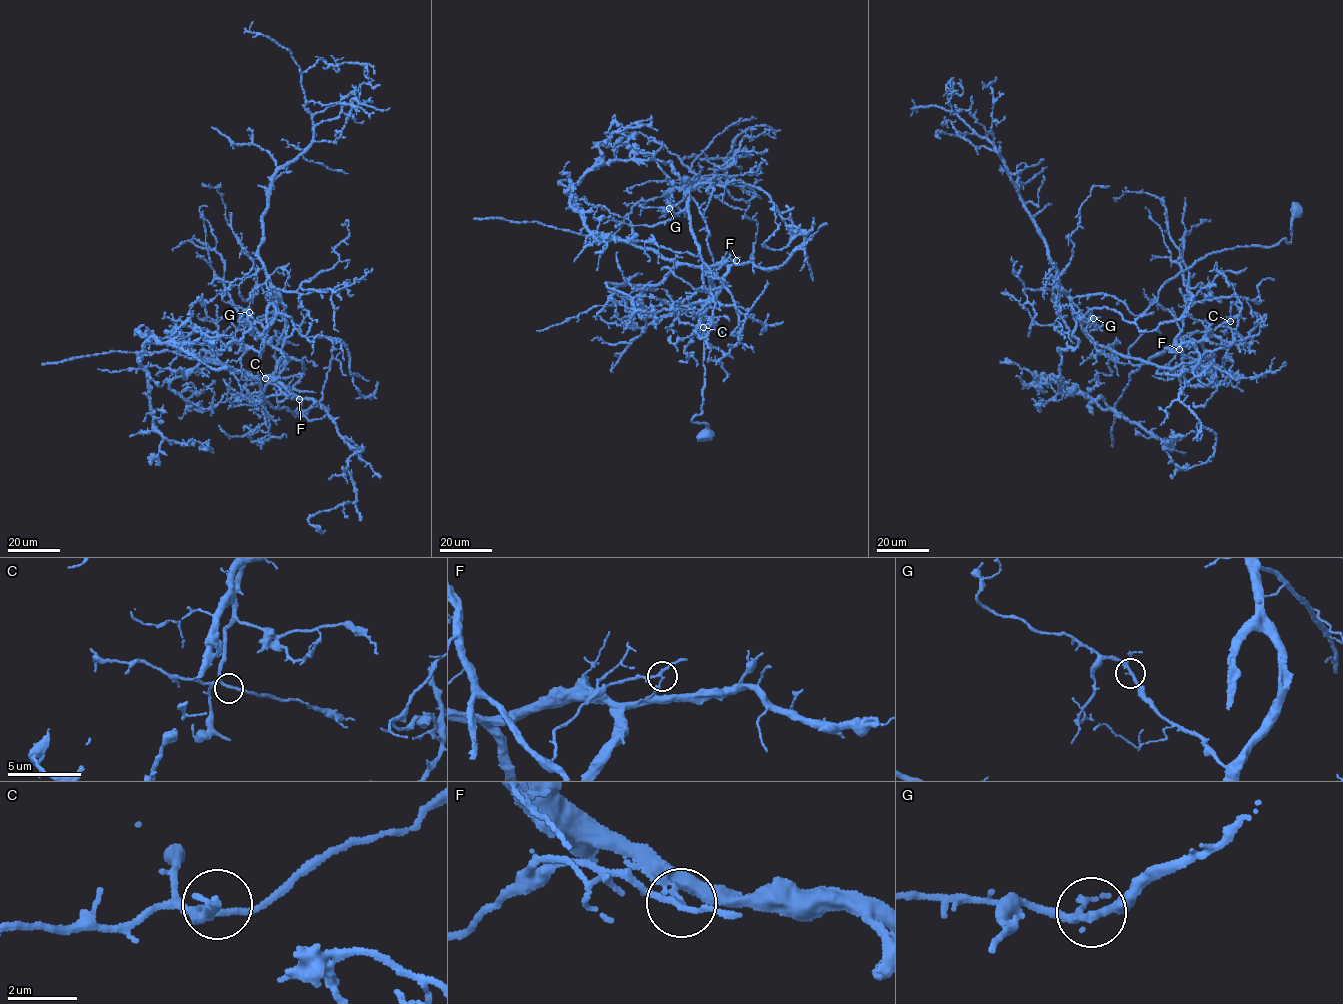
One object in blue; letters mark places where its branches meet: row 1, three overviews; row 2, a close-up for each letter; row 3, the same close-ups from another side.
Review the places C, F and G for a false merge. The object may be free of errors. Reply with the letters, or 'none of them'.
F

